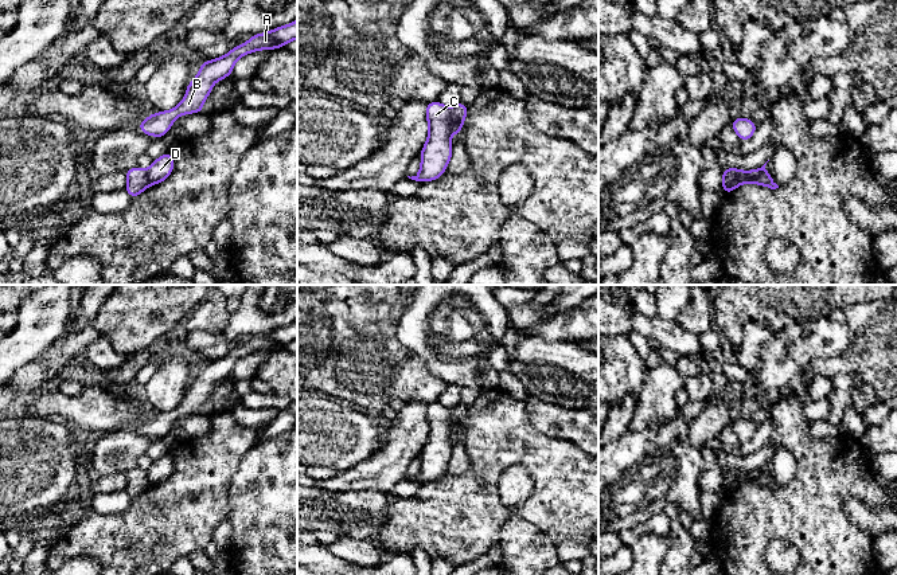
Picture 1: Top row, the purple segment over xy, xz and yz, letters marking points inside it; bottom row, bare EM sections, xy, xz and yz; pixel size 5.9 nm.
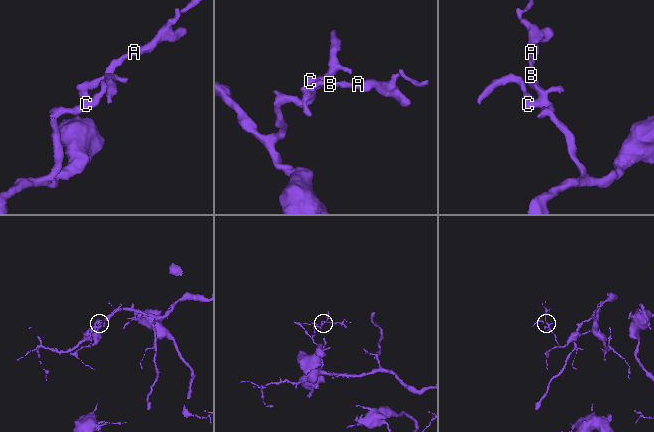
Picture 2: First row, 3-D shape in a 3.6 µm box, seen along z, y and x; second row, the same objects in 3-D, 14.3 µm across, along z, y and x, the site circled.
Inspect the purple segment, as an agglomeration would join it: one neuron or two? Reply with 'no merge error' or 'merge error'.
merge error

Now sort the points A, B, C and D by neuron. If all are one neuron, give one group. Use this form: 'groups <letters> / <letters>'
groups A B C / D

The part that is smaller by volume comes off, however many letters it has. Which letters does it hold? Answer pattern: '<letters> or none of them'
D

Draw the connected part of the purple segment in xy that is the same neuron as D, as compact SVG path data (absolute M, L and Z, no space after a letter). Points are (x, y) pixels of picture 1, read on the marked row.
M168 150L161 157L153 160L152 165L147 172L151 184L159 184L164 181L172 173L172 171L173 171L173 157Z

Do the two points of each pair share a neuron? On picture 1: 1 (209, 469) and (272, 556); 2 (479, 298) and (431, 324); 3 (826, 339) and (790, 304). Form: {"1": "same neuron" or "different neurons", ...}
{"1": "different neurons", "2": "same neuron", "3": "different neurons"}

